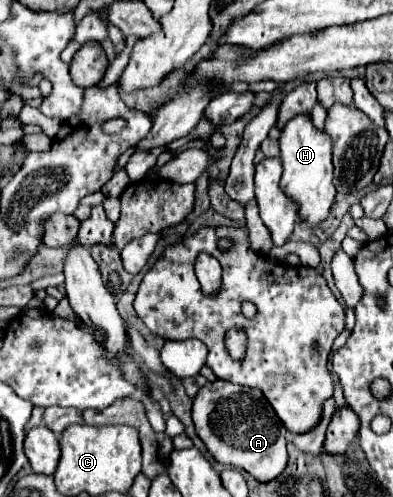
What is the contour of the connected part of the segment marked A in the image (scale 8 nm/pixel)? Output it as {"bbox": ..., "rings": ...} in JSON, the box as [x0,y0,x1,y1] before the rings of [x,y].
{"bbox":[192,381,288,481],"rings":[[[228,381],[206,383],[194,397],[192,421],[198,437],[218,463],[240,467],[258,481],[270,481],[284,471],[288,461],[286,429],[258,389]]]}

